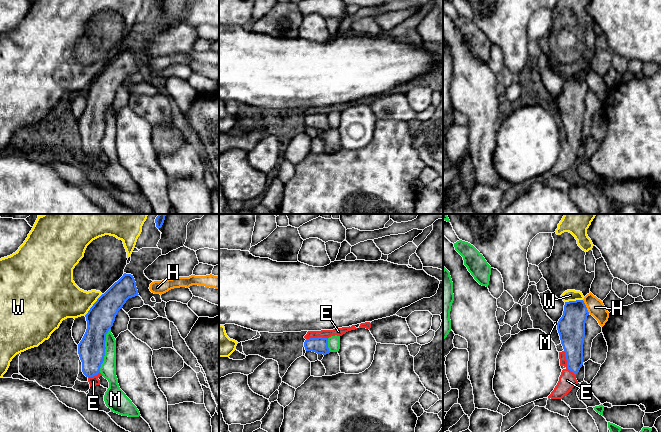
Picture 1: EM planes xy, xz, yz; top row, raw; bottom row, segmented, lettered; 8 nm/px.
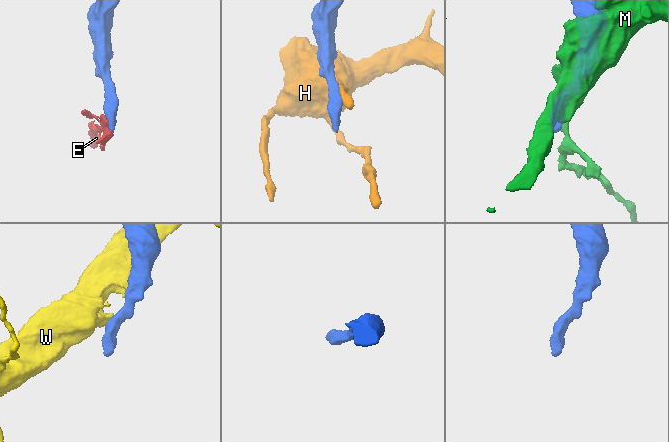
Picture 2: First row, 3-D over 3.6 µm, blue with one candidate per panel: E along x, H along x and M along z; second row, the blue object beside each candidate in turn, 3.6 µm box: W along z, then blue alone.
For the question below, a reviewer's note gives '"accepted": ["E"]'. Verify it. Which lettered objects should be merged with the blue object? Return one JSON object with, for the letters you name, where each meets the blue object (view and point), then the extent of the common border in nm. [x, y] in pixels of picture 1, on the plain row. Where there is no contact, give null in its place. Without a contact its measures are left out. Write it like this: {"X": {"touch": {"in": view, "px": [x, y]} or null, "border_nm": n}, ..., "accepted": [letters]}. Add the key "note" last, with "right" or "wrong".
{"E": {"touch": {"in": "yz", "px": [567, 139]}, "border_nm": 220}, "accepted": ["E"], "note": "right"}

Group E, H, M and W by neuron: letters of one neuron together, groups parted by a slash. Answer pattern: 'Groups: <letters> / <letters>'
Groups: E / H / M / W

